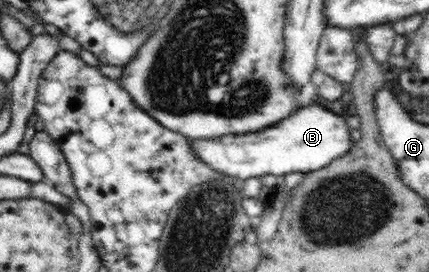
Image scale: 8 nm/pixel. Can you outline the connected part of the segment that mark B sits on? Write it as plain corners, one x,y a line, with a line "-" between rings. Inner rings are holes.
313,103
297,108
285,119
256,132
227,134
217,139
189,139
194,155
215,171
231,178
249,179
264,175
278,178
294,171
309,173
328,166
352,147
349,126
343,116
335,115

